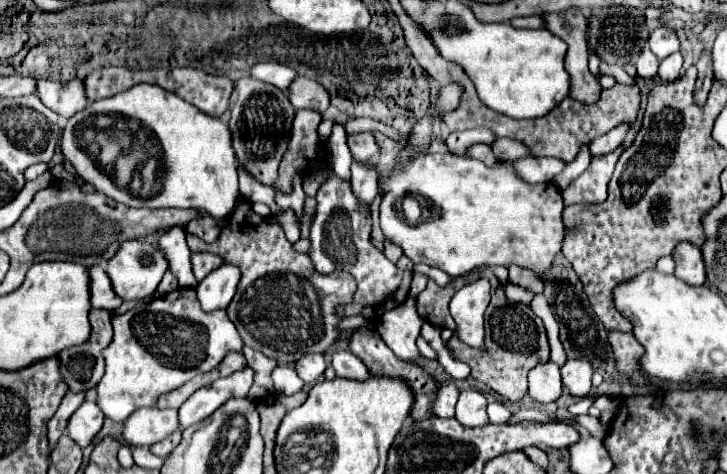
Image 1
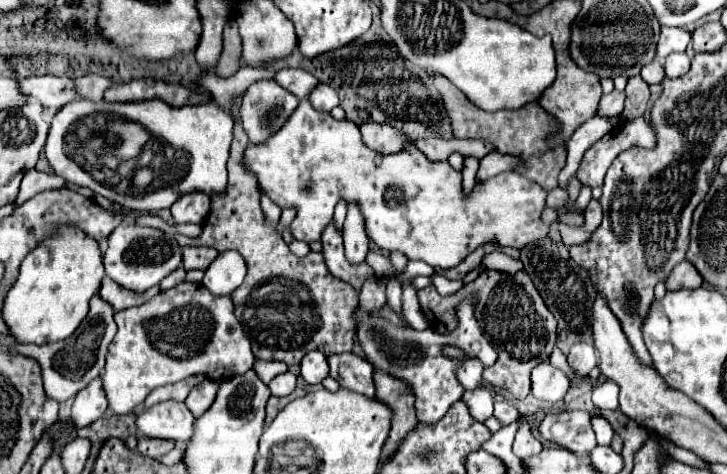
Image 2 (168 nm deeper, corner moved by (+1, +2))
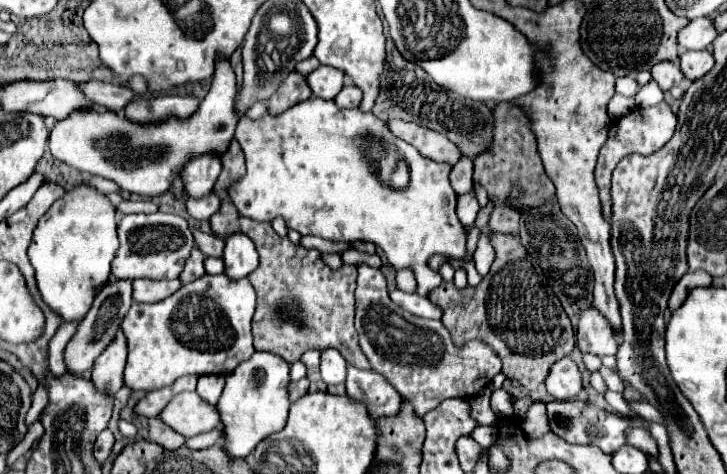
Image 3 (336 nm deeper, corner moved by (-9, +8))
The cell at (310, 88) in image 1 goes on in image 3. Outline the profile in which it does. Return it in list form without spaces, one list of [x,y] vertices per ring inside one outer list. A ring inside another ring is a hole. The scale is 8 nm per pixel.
[[[344,84],[338,96],[334,98],[338,108],[358,108],[360,100],[362,100],[362,92],[356,84]]]

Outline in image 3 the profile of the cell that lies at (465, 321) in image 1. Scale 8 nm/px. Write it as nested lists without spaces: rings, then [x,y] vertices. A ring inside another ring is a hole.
[[[358,264],[358,288],[356,288],[356,330],[360,334],[360,348],[370,360],[372,368],[386,376],[386,380],[414,404],[414,412],[424,416],[432,408],[436,408],[446,398],[458,396],[474,396],[482,386],[490,384],[490,380],[502,370],[500,358],[496,352],[482,340],[468,340],[464,346],[456,346],[448,330],[438,328],[436,320],[424,320],[404,312],[396,306],[386,290],[386,278],[380,270],[370,268],[368,264]]]

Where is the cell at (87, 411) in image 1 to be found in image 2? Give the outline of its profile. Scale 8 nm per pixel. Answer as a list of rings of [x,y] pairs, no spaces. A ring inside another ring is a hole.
[[[96,378],[94,382],[90,382],[90,386],[82,388],[76,394],[72,406],[72,418],[78,428],[84,428],[94,420],[98,420],[106,412],[106,408],[108,402],[106,402],[106,392],[102,390],[102,378]]]

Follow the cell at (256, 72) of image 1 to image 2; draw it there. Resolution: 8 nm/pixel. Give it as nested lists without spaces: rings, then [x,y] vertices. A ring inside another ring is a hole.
[[[294,68],[280,70],[276,74],[276,82],[286,90],[290,90],[298,100],[308,100],[314,86],[318,86],[318,78],[314,78],[306,70],[294,70]]]

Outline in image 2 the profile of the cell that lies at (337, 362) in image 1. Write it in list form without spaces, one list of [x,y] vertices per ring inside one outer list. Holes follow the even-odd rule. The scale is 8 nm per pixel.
[[[350,352],[334,354],[334,356],[328,356],[328,364],[330,364],[330,376],[336,378],[342,388],[374,398],[376,394],[374,378],[372,378],[374,368],[362,356],[350,354]]]

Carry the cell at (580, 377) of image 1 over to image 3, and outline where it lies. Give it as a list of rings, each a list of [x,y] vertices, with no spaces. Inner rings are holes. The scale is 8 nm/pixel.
[[[588,308],[580,316],[578,324],[578,348],[582,354],[596,354],[596,356],[614,356],[618,350],[618,340],[614,338],[614,330],[596,312],[596,308]]]

